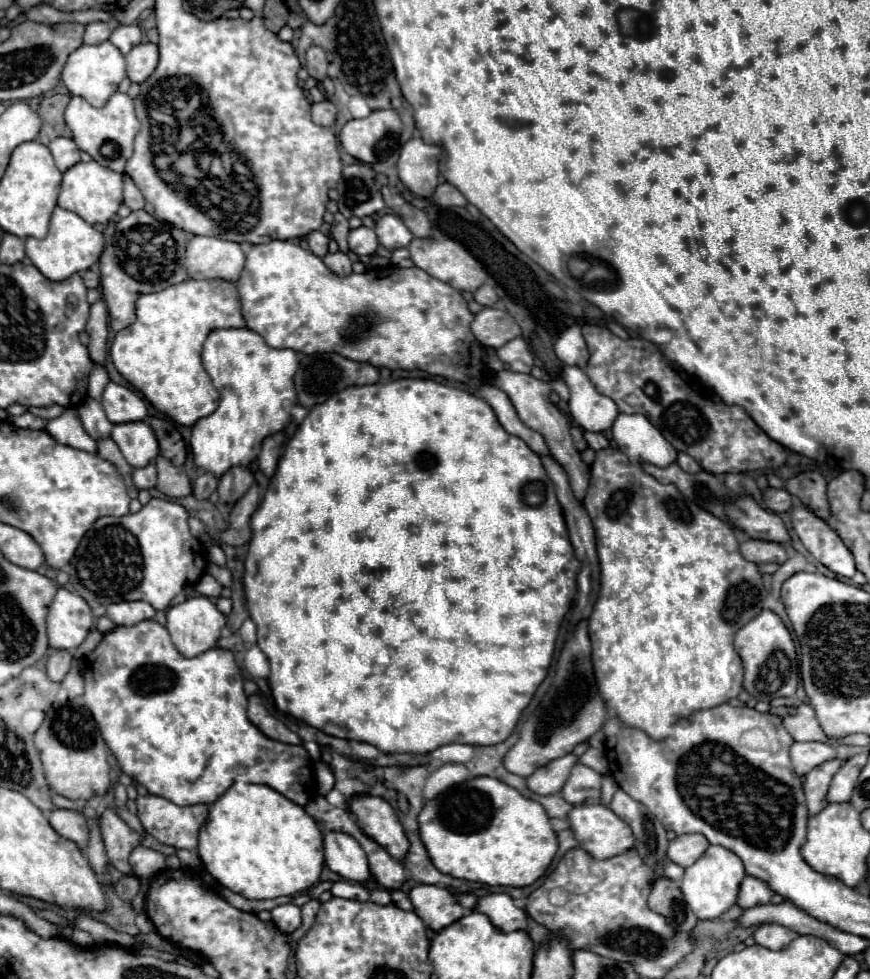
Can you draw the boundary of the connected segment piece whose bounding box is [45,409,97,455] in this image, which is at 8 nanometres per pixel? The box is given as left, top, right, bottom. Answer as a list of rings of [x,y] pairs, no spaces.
[[[65,409],[61,417],[48,421],[45,430],[61,445],[97,455],[97,443],[85,433],[77,409]]]

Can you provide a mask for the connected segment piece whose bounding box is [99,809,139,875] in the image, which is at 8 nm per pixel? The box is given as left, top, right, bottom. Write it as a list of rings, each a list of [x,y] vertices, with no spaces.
[[[107,809],[99,819],[105,851],[109,863],[121,873],[129,875],[129,855],[139,845],[139,835],[131,831],[125,821],[115,813],[115,809]]]

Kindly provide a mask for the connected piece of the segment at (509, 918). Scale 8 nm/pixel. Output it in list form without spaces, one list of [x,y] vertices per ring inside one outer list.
[[[491,893],[477,901],[475,911],[487,915],[501,931],[519,931],[527,927],[527,915],[507,893]]]

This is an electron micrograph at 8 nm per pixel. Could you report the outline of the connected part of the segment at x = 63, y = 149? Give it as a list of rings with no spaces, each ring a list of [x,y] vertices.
[[[65,137],[55,139],[55,141],[49,143],[49,151],[51,151],[51,155],[55,159],[55,165],[61,173],[65,173],[69,167],[73,167],[75,163],[81,161],[79,159],[79,149],[73,143],[73,139],[65,139]]]

